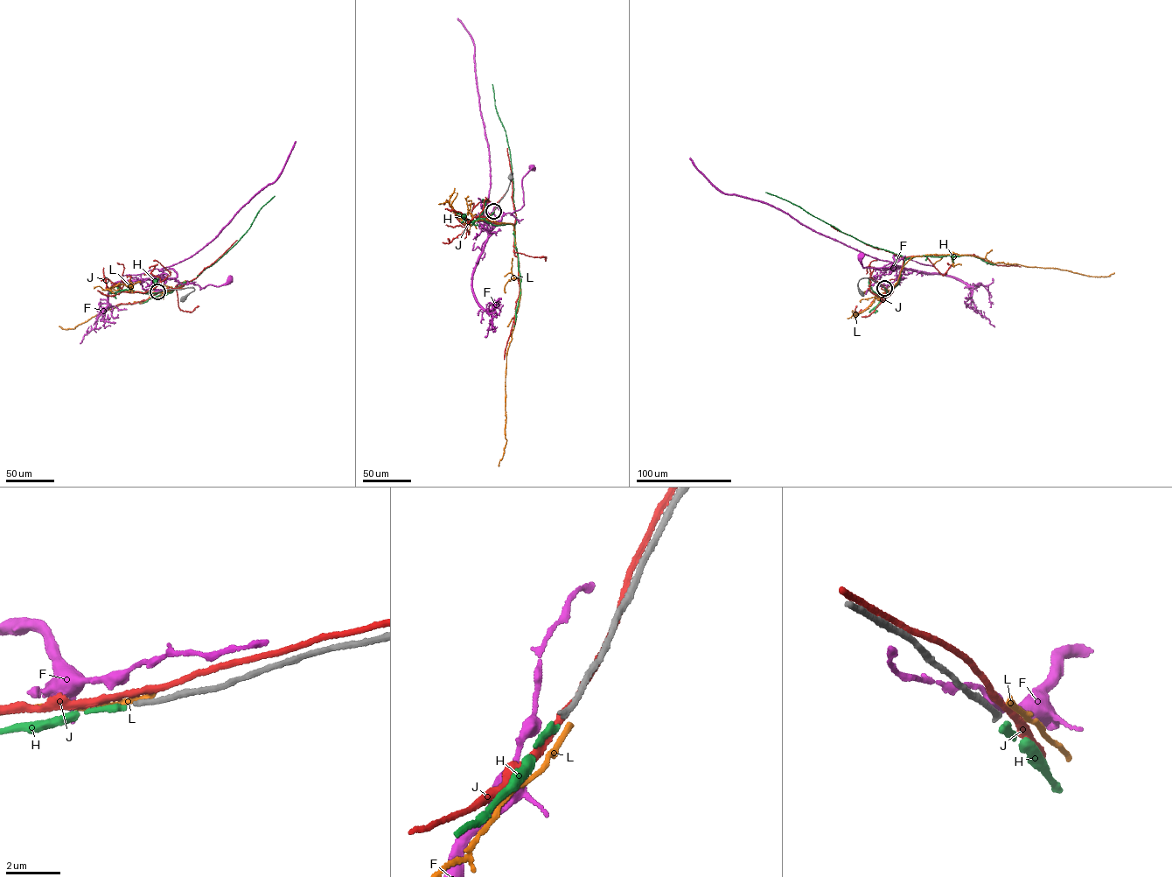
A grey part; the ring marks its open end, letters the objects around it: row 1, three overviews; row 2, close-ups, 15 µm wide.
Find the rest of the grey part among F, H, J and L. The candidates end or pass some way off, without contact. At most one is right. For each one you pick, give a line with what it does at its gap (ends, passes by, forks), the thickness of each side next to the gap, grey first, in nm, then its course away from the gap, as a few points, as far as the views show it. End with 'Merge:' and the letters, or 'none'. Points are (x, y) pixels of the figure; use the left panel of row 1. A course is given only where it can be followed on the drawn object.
H: it ends | 200/240 nm | via (156, 292), (142, 293), (162, 292), (195, 278), (235, 244), (249, 228), (260, 209), (274, 195)
Merge: H

